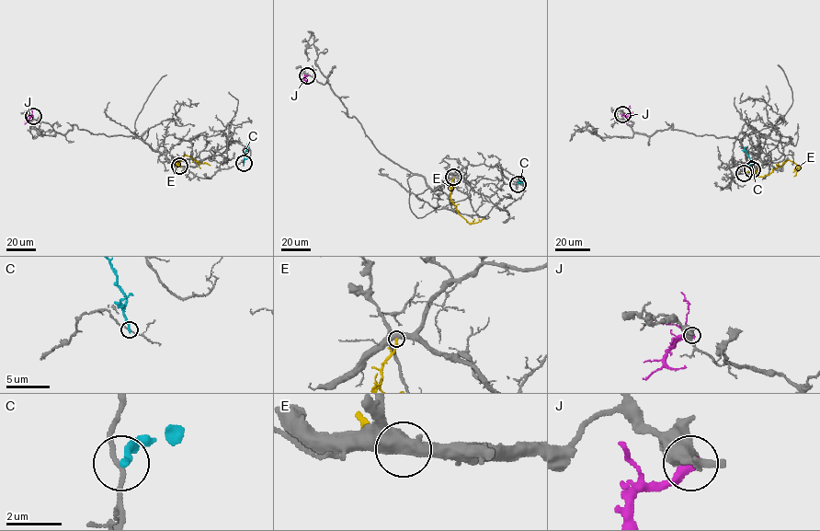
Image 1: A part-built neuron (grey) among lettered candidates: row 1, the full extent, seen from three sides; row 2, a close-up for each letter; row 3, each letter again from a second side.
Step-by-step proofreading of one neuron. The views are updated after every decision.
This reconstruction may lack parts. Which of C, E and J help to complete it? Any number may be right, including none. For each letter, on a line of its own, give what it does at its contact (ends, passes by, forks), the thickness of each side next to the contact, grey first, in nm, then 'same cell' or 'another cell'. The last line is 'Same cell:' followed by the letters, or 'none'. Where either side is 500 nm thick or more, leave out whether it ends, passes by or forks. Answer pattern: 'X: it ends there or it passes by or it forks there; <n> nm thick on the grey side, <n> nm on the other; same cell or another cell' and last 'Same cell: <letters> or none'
C: it ends there; 140 nm thick on the grey side, 240 nm on the other; another cell
E: 550 nm thick on the grey side, 240 nm on the other; another cell
J: 500 nm thick on the grey side, 340 nm on the other; another cell
Same cell: none

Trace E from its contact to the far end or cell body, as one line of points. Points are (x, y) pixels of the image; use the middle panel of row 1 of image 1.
E: (453, 177), (449, 187), (450, 198), (457, 212), (470, 223), (484, 218)

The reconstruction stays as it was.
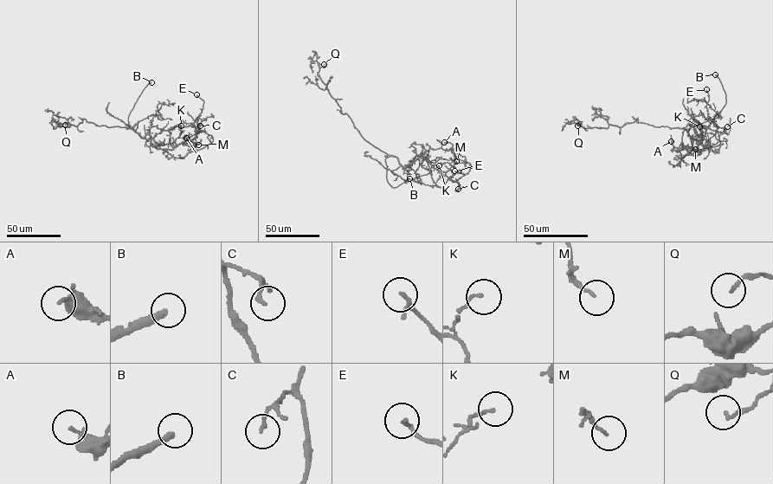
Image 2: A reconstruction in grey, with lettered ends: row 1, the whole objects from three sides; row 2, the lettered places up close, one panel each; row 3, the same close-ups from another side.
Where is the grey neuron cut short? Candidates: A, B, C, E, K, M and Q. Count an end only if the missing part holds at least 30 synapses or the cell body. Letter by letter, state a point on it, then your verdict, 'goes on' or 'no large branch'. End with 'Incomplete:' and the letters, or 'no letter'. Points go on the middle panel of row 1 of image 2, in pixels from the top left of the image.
A: (444, 142) | no large branch
B: (409, 178) | goes on
C: (458, 189) | no large branch
E: (454, 171) | no large branch
K: (439, 165) | no large branch
M: (456, 161) | no large branch
Q: (324, 64) | no large branch
Incomplete: B

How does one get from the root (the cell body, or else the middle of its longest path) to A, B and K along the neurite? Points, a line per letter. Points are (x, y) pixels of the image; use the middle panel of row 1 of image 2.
A: (383, 151), (396, 157), (405, 167), (430, 148), (448, 150), (452, 145), (444, 142)
B: (383, 151), (390, 156), (385, 159), (388, 183), (396, 187), (409, 178)
K: (383, 151), (396, 157), (403, 167), (418, 157), (421, 165), (429, 171), (434, 183), (440, 177), (439, 165)

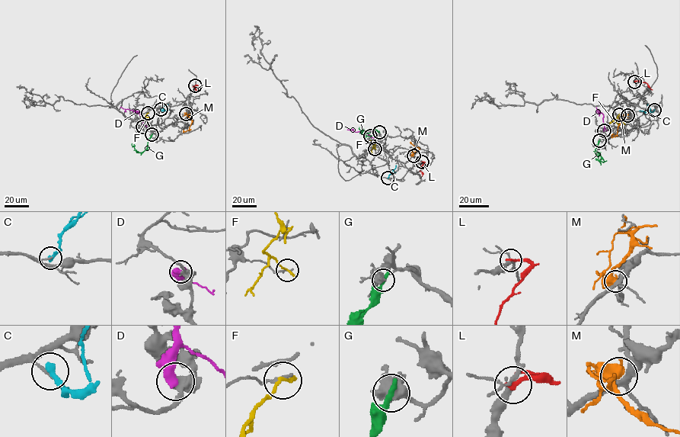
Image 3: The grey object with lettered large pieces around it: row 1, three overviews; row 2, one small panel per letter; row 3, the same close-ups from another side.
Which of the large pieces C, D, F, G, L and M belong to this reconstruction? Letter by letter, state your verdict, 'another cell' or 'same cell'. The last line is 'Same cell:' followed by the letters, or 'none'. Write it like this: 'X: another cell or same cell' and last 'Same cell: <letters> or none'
C: another cell
D: another cell
F: another cell
G: another cell
L: another cell
M: another cell
Same cell: none

